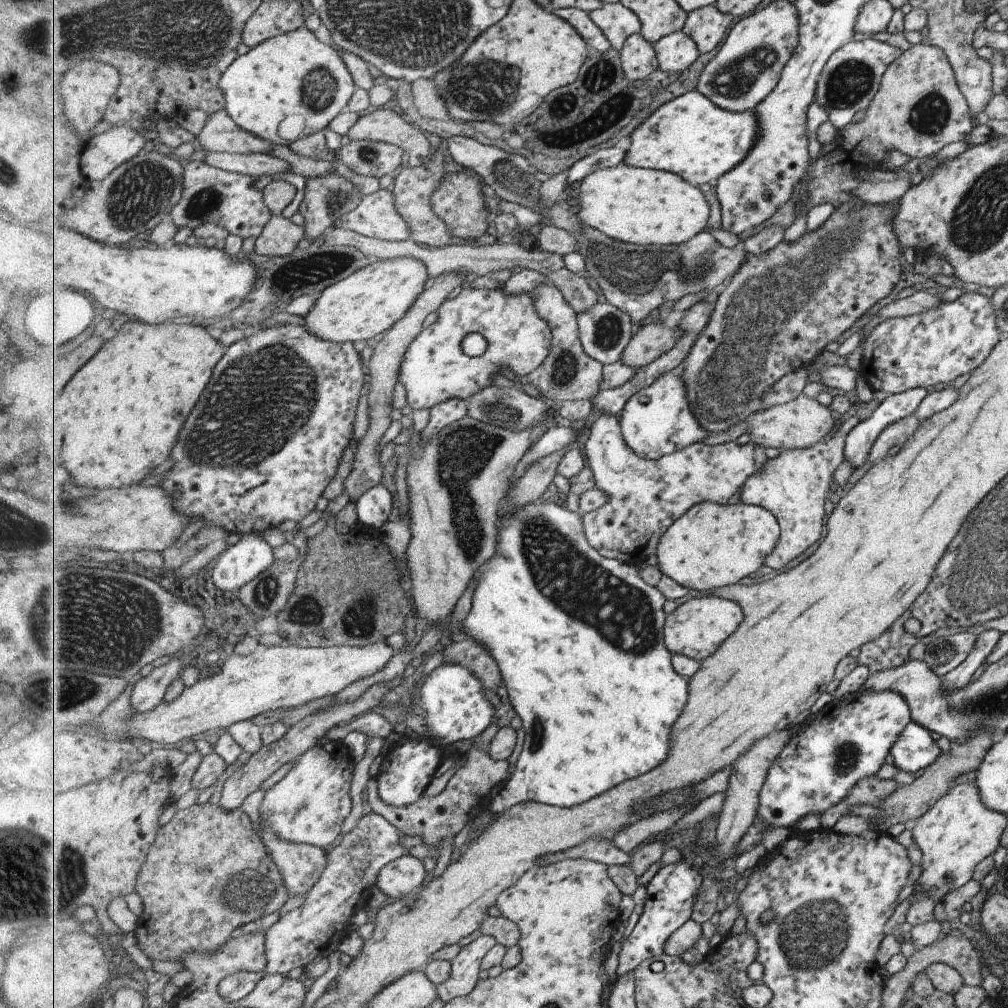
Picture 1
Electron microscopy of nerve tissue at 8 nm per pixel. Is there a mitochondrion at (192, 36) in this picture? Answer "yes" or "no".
yes

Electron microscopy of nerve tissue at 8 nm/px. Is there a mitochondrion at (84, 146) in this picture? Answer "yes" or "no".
no

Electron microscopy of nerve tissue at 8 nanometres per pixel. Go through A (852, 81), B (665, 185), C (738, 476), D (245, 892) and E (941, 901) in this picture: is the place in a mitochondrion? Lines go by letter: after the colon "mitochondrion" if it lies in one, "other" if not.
A: mitochondrion
B: other
C: other
D: mitochondrion
E: other

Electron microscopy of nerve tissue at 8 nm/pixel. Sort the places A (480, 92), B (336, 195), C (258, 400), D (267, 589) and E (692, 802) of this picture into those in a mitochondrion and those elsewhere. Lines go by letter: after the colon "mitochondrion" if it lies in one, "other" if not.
A: mitochondrion
B: mitochondrion
C: mitochondrion
D: mitochondrion
E: other

